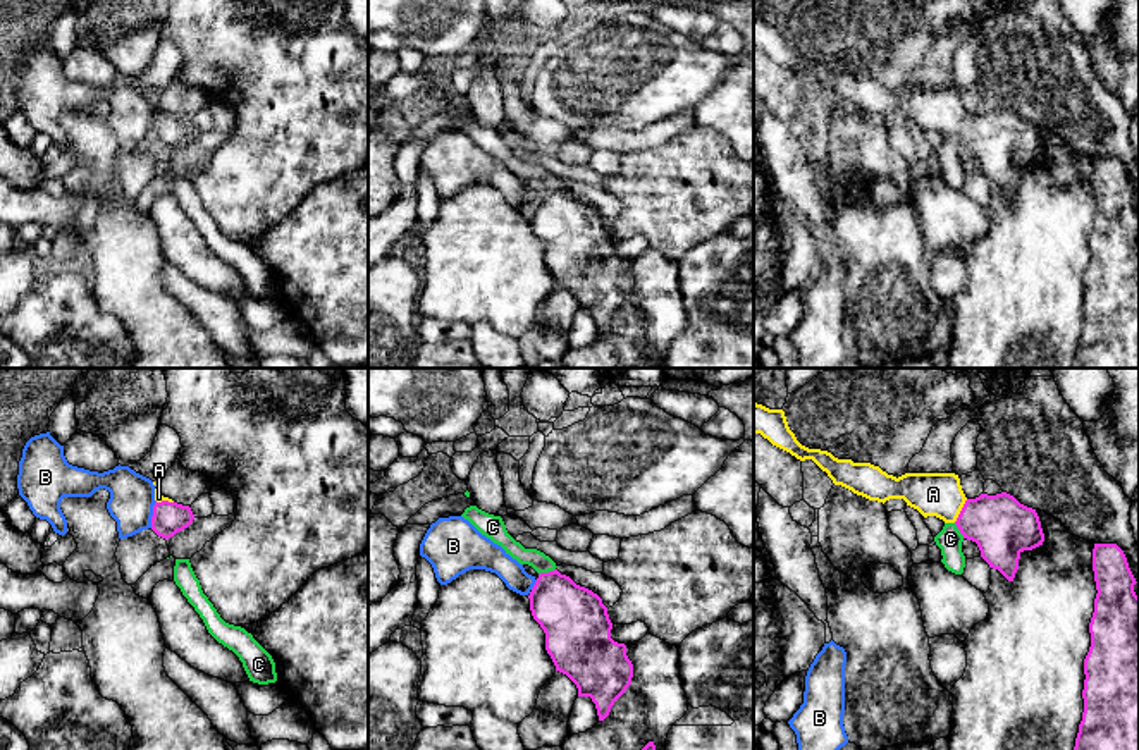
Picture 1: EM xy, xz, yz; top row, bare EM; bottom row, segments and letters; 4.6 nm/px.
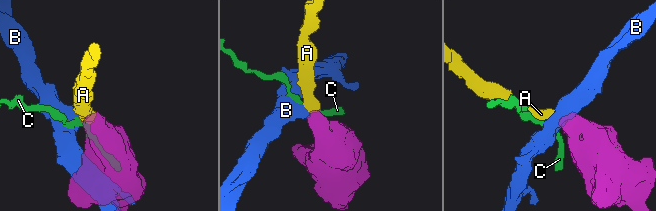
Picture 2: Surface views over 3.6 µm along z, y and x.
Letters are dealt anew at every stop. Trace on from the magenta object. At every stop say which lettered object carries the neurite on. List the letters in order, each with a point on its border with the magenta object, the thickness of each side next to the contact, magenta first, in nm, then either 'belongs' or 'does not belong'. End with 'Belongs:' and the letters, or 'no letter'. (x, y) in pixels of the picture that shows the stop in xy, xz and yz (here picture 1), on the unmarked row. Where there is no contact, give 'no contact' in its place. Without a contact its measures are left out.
A: yz (960, 126) | 280/200 nm | belongs
B: xy (153, 129) | 150/220 nm | does not belong
C: xz (546, 188) | 300/90 nm | does not belong
Belongs: A

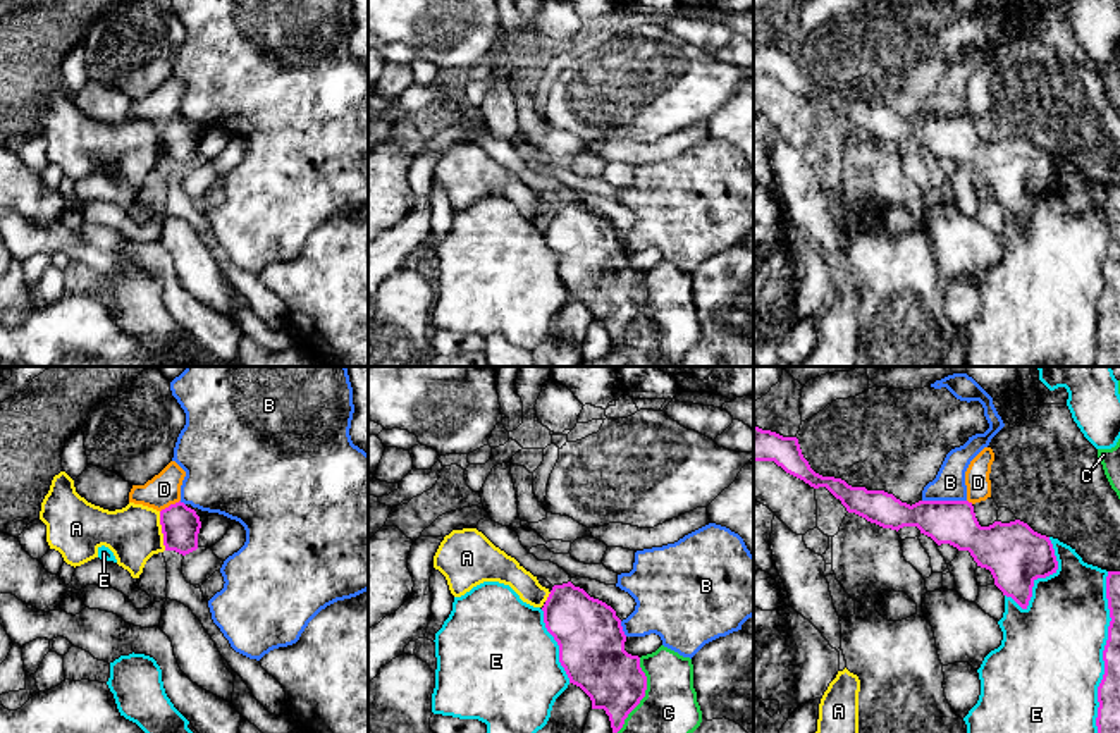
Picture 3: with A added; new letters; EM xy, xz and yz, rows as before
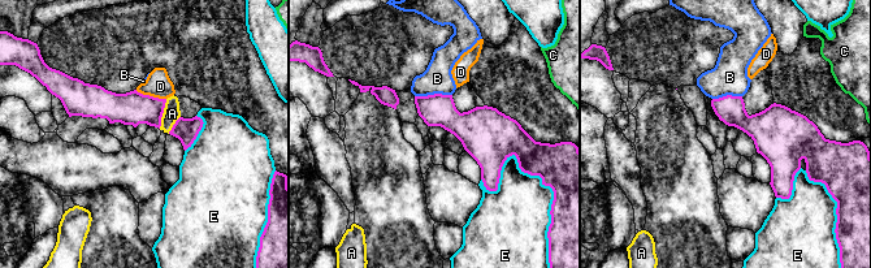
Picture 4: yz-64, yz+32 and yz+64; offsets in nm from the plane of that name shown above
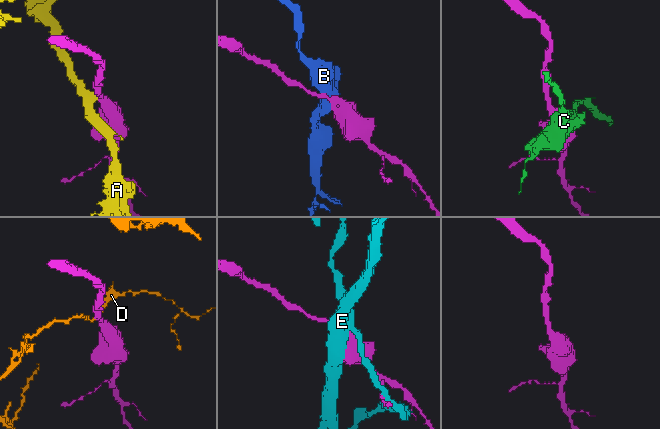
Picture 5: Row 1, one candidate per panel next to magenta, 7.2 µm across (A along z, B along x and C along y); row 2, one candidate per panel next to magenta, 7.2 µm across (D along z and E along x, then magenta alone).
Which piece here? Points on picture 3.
A: xy (162, 145) | 180/260 nm | does not belong
B: yz (945, 116) | 200/140 nm | does not belong
C: xz (644, 310) | 280/300 nm | does not belong
D: xy (171, 119) | 180/160 nm | does not belong
E: yz (1103, 274) | 110/500 nm | does not belong
Belongs: no letter

